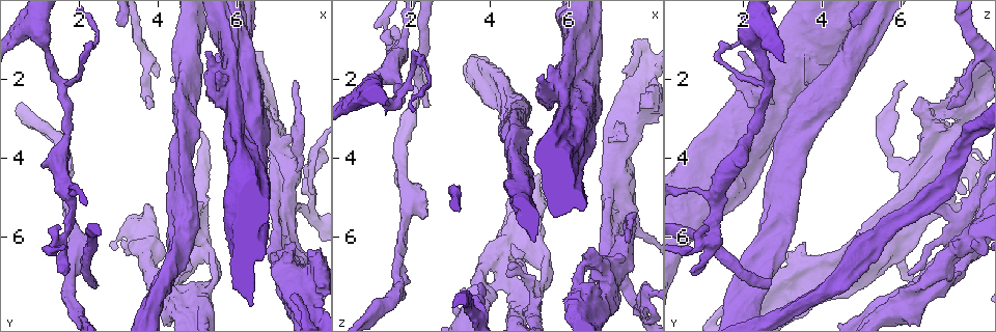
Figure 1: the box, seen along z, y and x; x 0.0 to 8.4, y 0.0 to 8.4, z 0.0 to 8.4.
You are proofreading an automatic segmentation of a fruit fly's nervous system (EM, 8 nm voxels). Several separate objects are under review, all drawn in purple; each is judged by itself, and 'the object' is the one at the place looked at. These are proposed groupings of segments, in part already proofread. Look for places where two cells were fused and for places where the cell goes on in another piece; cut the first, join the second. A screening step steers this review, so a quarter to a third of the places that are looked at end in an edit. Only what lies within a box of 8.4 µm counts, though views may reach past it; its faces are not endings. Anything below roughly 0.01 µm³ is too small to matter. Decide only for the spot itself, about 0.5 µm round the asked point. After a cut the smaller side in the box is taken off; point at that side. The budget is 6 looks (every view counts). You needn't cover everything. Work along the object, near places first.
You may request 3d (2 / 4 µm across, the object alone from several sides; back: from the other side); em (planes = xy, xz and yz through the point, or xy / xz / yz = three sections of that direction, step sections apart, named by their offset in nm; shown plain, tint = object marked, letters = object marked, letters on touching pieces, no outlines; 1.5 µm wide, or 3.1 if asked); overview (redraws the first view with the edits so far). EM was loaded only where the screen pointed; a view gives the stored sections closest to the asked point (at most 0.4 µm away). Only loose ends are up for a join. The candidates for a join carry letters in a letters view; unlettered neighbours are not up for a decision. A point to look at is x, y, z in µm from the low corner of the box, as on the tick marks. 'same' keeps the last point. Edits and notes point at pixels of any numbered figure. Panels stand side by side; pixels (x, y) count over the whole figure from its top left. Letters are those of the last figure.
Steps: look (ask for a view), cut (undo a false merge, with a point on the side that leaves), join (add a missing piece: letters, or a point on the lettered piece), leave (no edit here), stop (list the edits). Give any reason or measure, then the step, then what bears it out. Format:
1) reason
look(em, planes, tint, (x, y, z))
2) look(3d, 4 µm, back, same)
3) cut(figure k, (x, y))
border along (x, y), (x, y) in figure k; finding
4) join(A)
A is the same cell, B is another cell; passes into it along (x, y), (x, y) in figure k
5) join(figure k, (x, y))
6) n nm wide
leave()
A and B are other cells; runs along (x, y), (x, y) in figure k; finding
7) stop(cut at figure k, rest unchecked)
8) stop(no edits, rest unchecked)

arms part here
look(em, xy, step 8, tint, (7.85, 4.90, 7.90))

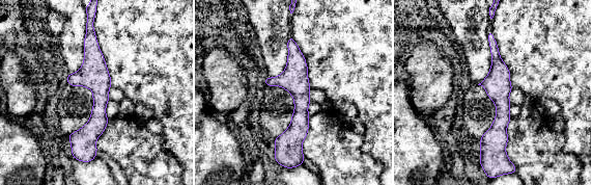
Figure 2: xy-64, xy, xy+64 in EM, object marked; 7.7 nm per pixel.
look(em, planes, letters, same)

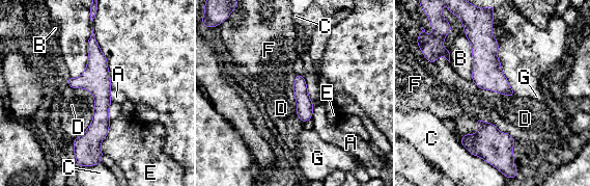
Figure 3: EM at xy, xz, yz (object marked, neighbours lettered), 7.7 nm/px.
110 nm wide
leave()
A, B, C, D, E, F and G are other cells; border along (293, 97), (297, 116), (303, 123) in figure 3; all the same cell

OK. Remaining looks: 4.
thick end
look(em, 3.1 µm, planes, letters, (7.45, 7.70, 1.70))

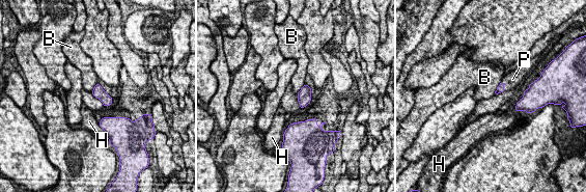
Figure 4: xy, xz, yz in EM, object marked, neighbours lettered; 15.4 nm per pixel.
leave()
B, H and P are other cells; no lettered piece goes on from it

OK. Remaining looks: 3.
an open end
look(3d, 4 µm, (1.70, 6.90, 0.70))

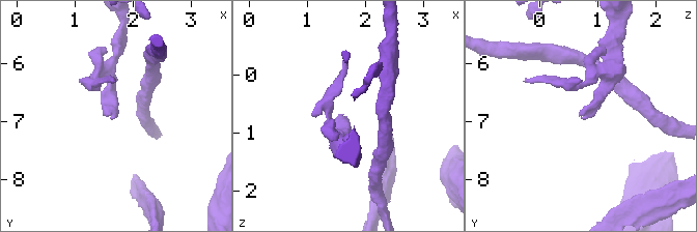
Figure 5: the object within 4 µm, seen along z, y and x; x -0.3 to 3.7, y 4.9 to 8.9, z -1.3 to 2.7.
need the tissue
look(em, planes, letters, (1.65, 6.95, 0.70))

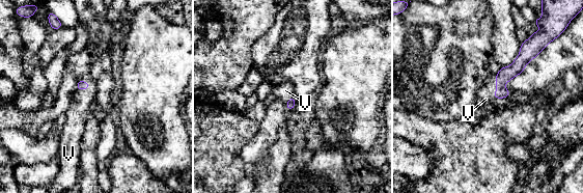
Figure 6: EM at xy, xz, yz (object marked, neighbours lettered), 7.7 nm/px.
join(figure 6, (285, 90))
V is the same cell; the cell continues

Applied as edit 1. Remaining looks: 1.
stop(join at figure 6, rest unchecked)

